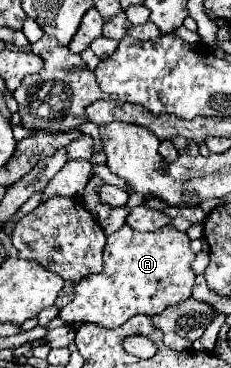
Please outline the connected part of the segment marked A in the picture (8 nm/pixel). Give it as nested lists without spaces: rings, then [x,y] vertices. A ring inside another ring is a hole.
[[[123,225],[123,229],[107,237],[103,271],[77,283],[73,301],[59,311],[59,317],[67,323],[91,321],[103,327],[119,327],[137,313],[157,315],[165,307],[191,297],[191,287],[195,283],[195,273],[191,271],[193,257],[195,253],[189,247],[187,233],[171,225],[153,233],[139,233]]]

